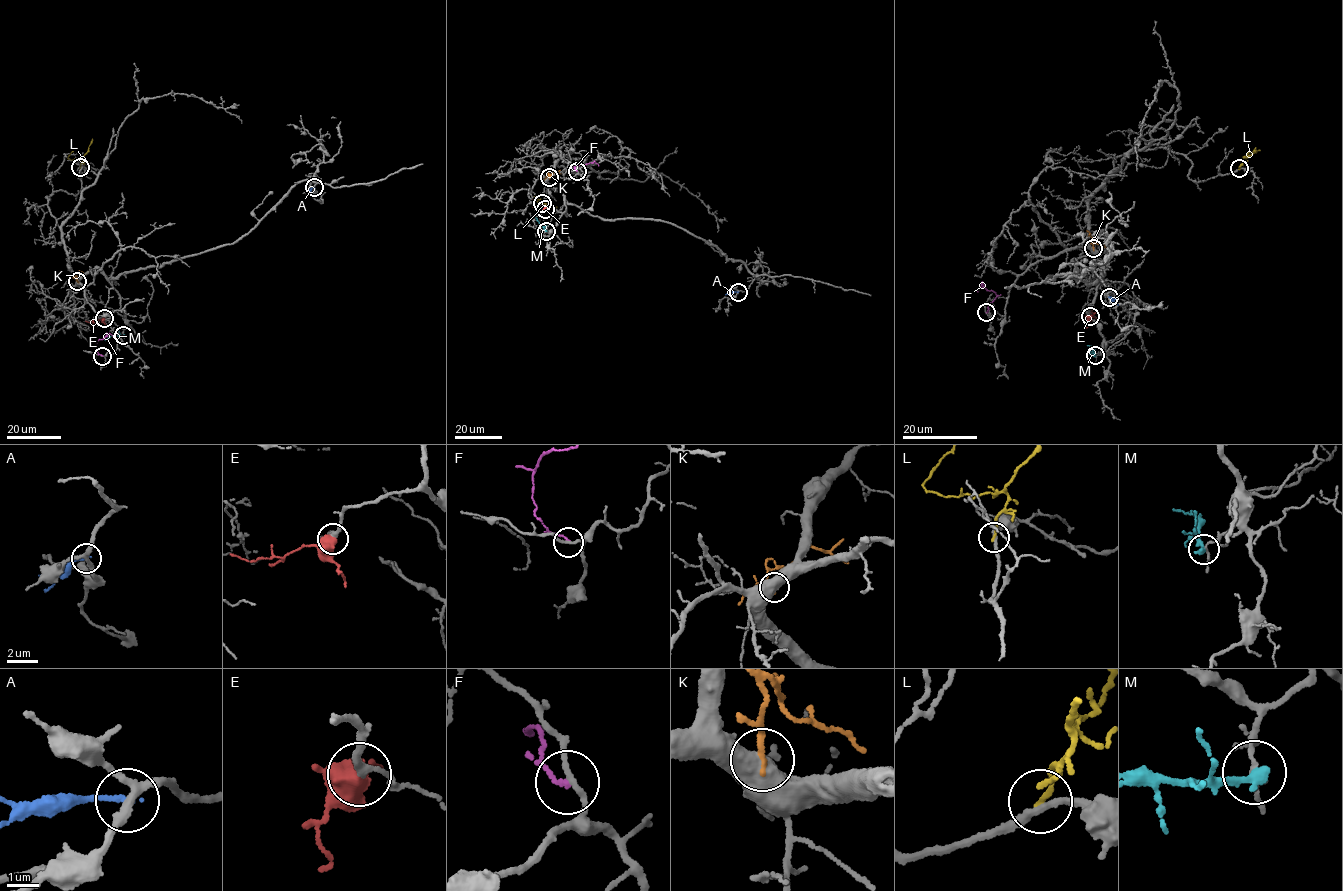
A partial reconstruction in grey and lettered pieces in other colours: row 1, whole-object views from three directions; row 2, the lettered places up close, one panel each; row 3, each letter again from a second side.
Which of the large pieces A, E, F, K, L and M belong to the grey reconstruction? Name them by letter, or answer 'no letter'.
E

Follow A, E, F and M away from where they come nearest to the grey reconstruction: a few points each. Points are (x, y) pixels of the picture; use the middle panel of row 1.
A: (738, 292), (725, 294)
E: (546, 209), (536, 205), (532, 199)
F: (576, 171), (574, 167), (595, 162), (598, 166)
M: (546, 231), (535, 218)

